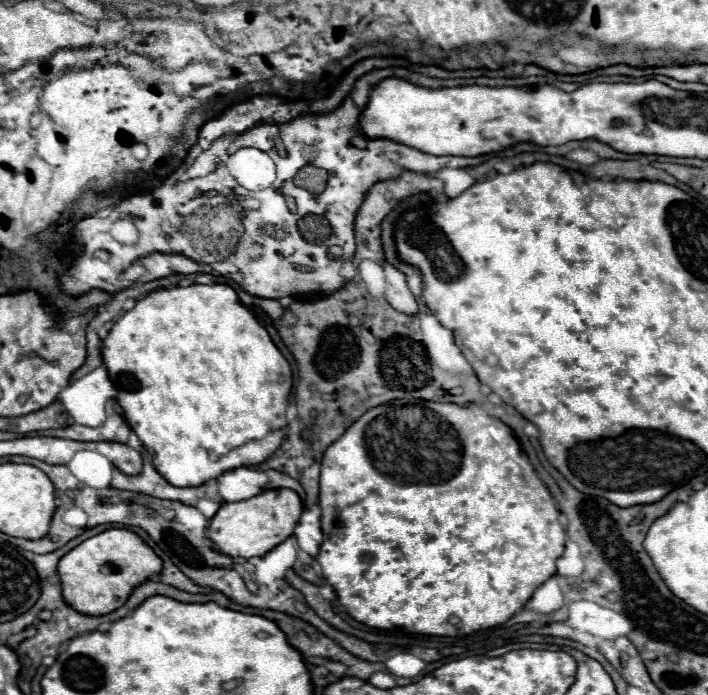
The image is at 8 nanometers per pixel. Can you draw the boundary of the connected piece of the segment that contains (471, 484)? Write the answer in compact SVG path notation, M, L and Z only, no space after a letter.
M417 402L409 406L381 404L377 408L371 408L325 450L319 482L319 506L325 540L317 554L317 562L321 566L323 578L335 588L349 616L371 628L405 628L407 632L427 636L467 636L499 626L513 614L517 614L543 582L555 576L555 562L563 554L565 530L559 522L559 510L553 502L553 496L537 478L527 454L523 454L521 444L517 442L511 428L499 418L489 416L477 404L463 408L443 402Z

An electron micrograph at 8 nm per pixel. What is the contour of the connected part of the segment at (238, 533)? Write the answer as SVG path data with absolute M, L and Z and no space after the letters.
M265 490L259 496L253 496L243 502L223 504L209 524L209 538L219 546L219 550L231 558L253 558L265 556L277 544L287 540L303 512L301 498L295 490Z

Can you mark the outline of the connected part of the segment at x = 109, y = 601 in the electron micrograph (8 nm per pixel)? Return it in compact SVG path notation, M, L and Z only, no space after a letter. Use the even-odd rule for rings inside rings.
M109 528L93 538L87 538L69 554L65 554L57 572L61 578L63 596L69 606L89 616L103 616L121 608L139 584L161 570L163 560L141 536L127 528Z

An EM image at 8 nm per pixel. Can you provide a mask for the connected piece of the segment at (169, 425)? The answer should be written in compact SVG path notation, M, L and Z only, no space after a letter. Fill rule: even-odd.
M213 284L213 286L189 286L189 288L171 288L171 290L155 290L147 294L145 298L137 300L135 308L125 312L111 328L109 336L103 340L103 362L109 370L109 376L113 380L113 386L117 388L117 402L123 408L123 416L129 422L131 430L139 436L143 446L153 456L153 464L169 484L177 486L193 486L203 484L207 480L213 480L221 476L227 470L239 468L239 466L255 466L265 462L271 454L275 454L285 438L287 432L287 418L285 408L289 400L289 392L293 386L291 368L285 356L279 352L279 348L273 344L269 332L255 320L255 316L241 304L235 290L227 284Z

